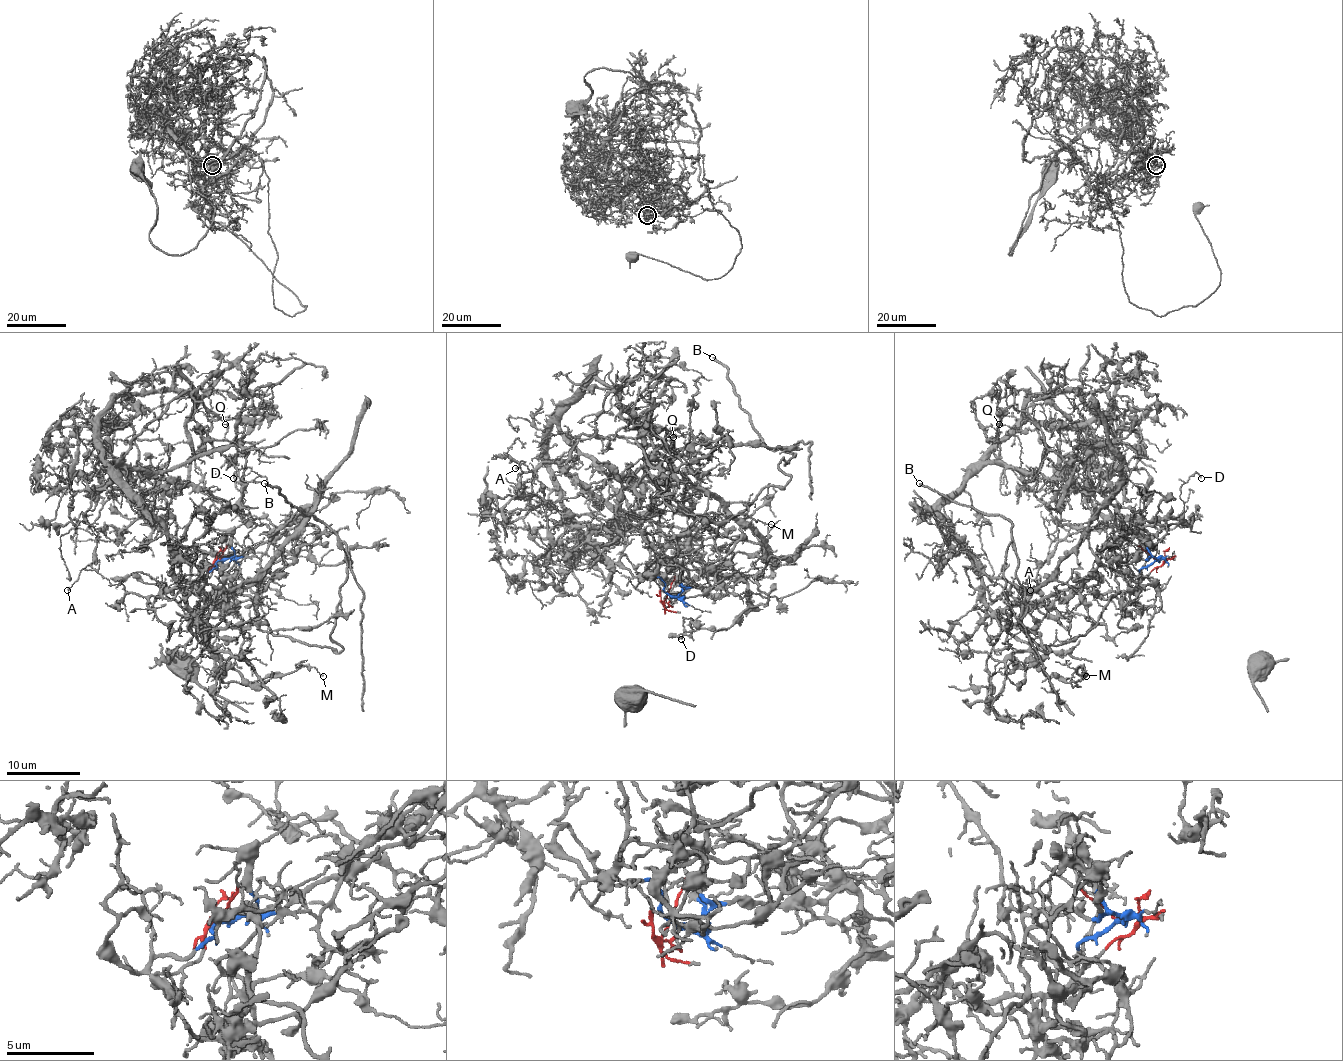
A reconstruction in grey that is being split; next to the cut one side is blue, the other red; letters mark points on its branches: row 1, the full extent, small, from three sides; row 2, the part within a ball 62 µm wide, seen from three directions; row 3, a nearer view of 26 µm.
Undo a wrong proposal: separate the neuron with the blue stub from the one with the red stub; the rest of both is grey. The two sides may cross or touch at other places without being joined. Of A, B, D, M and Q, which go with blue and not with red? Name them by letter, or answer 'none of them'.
B, D

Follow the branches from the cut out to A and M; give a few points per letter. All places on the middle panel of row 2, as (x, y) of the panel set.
A: (668, 595), (617, 395), (594, 378), (561, 415), (576, 454), (517, 489), (541, 496), (515, 469)
M: (668, 595), (661, 600), (644, 574), (641, 528), (657, 485), (648, 458), (665, 496), (687, 513), (770, 524)

